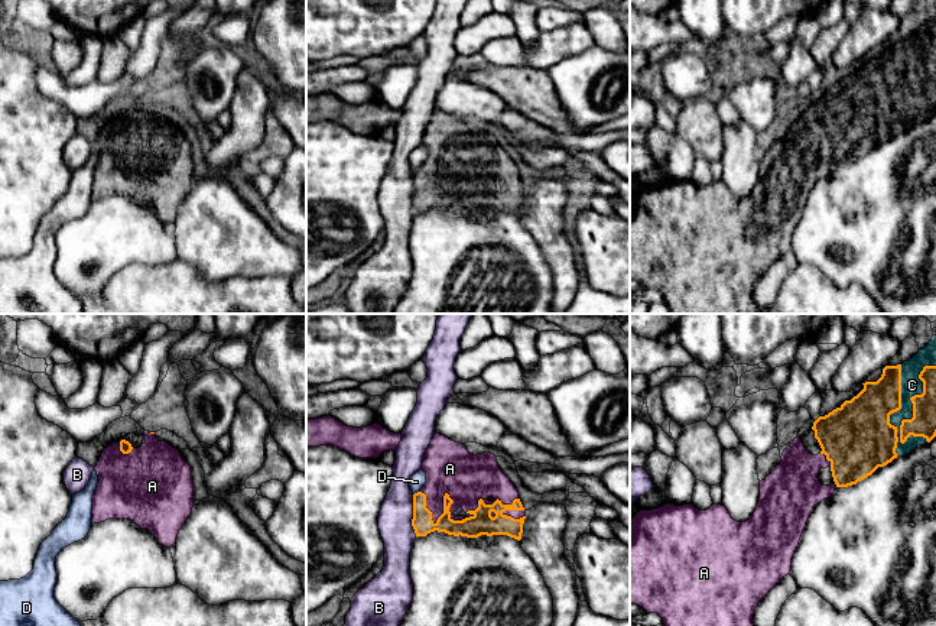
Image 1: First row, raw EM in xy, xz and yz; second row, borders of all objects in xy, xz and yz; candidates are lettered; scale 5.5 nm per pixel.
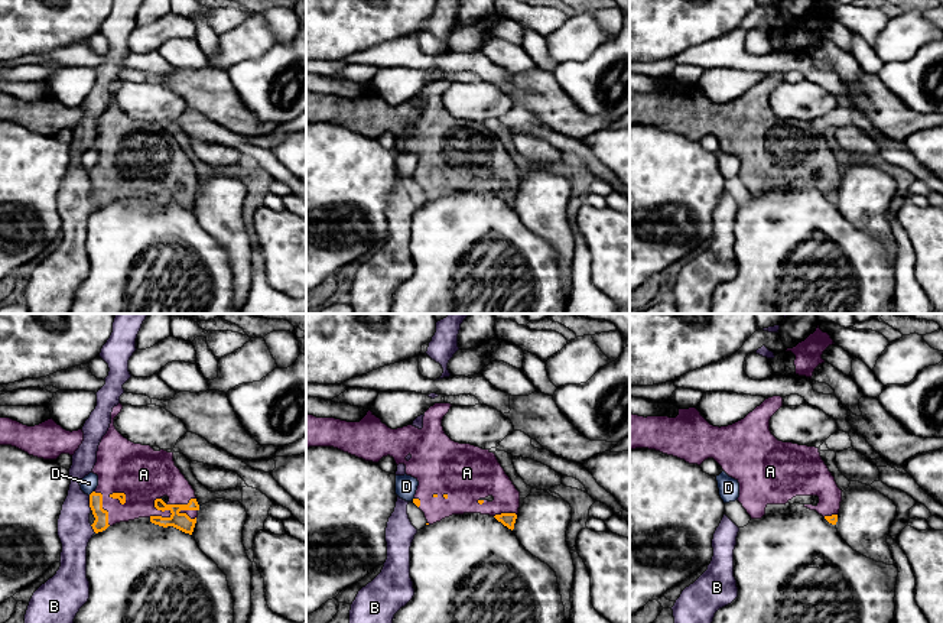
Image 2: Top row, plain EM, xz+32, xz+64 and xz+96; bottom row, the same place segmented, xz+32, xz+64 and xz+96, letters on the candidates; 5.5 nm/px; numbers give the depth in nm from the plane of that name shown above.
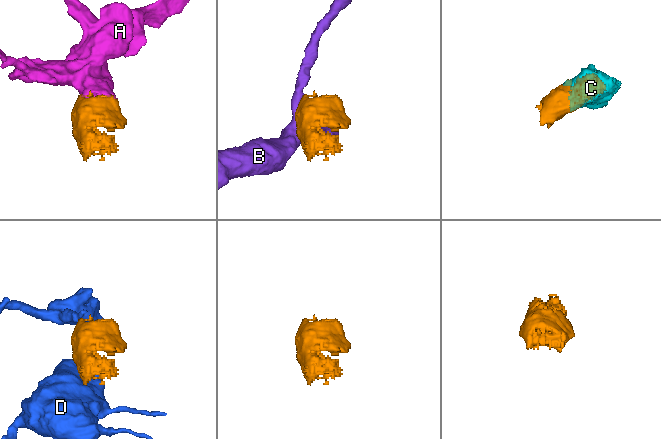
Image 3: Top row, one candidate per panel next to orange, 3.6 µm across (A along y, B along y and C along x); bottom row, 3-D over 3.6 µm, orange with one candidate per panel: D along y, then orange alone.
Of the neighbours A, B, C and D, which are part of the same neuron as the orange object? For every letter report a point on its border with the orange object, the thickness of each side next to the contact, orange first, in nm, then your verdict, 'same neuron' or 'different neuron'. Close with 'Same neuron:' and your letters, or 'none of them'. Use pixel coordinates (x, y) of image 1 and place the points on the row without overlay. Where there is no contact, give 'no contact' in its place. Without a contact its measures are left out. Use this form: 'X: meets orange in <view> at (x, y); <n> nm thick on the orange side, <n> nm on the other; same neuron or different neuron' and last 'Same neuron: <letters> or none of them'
A: meets orange in xz at (444, 179); 130 nm thick on the orange side, 280 nm on the other; same neuron
B: meets orange in xz at (413, 191); 120 nm thick on the orange side, 190 nm on the other; different neuron
C: meets orange in yz at (913, 83); 140 nm thick on the orange side, 110 nm on the other; same neuron
D: meets orange in xz at (418, 168); 120 nm thick on the orange side, 90 nm on the other; different neuron
Same neuron: A, C

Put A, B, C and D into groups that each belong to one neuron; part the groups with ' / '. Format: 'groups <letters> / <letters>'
groups A C / B / D

